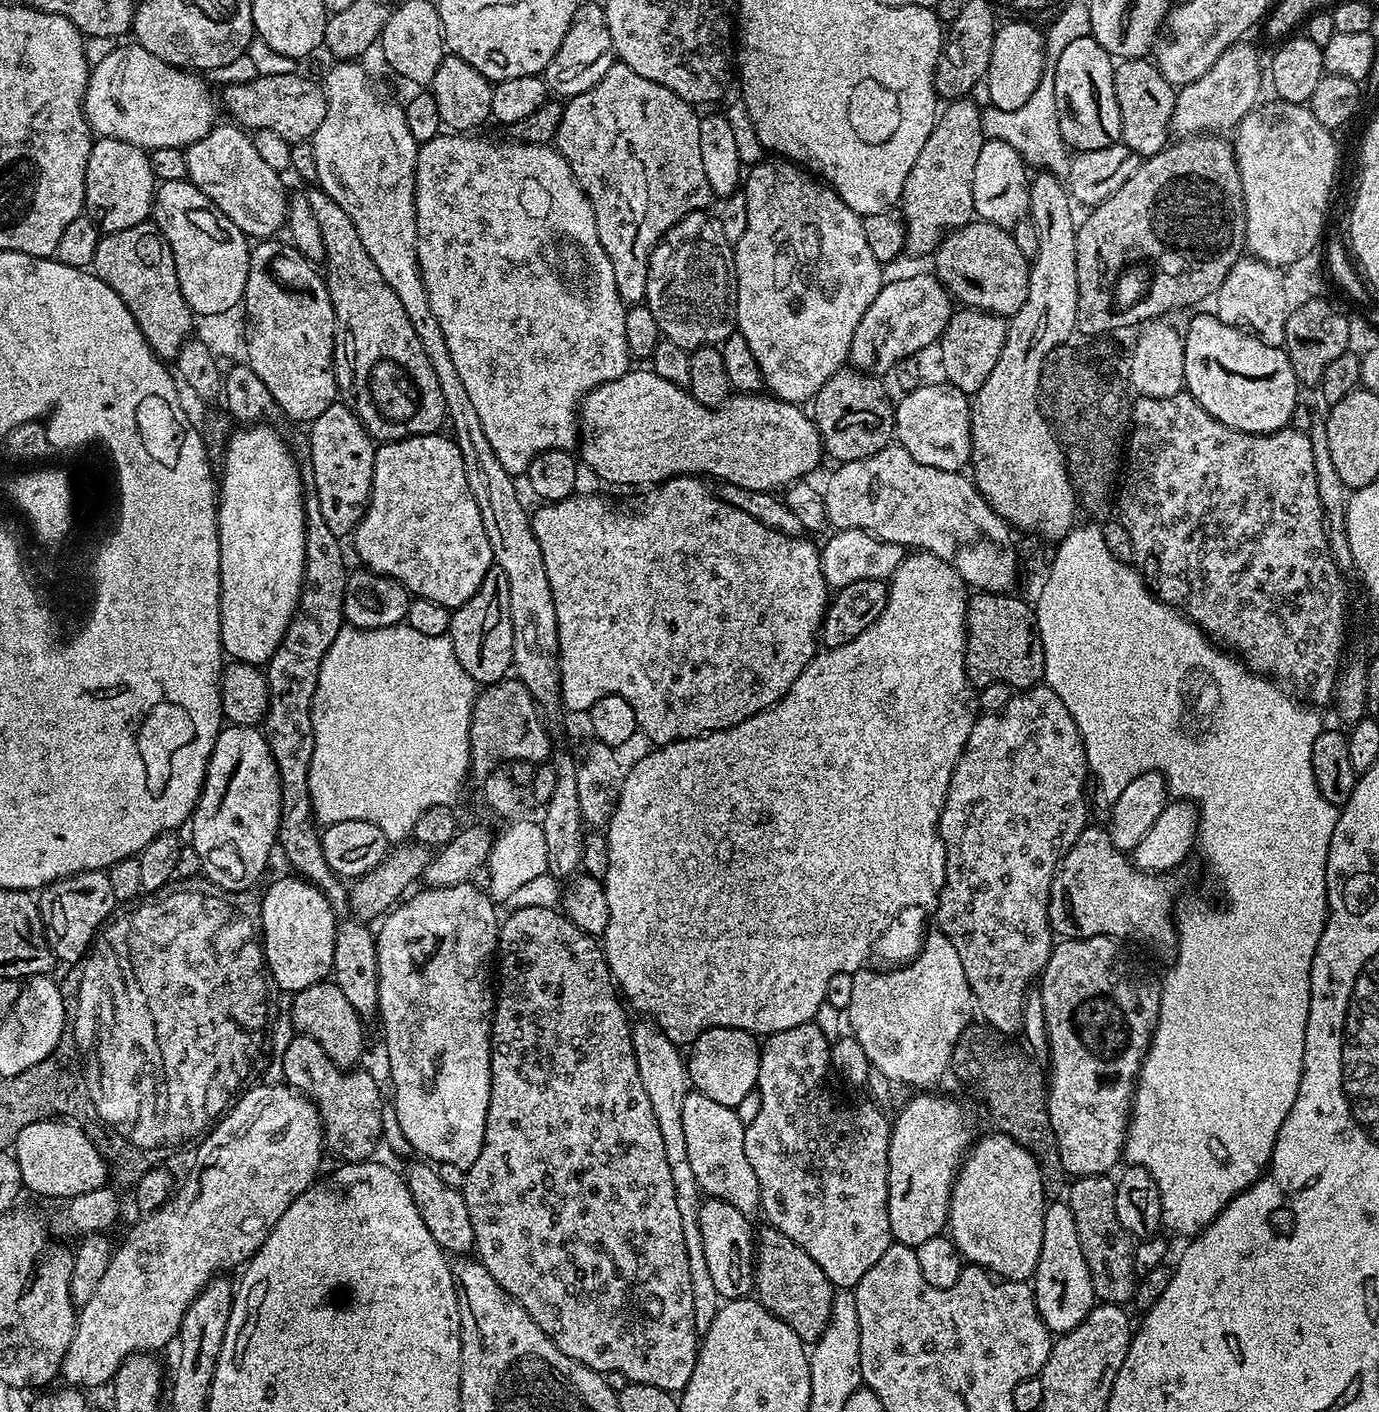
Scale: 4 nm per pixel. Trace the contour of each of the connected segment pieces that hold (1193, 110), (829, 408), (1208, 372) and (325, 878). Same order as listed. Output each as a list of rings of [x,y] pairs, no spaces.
[[[1244,43],[1231,44],[1218,58],[1218,62],[1214,62],[1214,66],[1202,74],[1202,78],[1183,85],[1177,91],[1171,127],[1177,137],[1220,134],[1225,131],[1223,128],[1235,129],[1240,119],[1257,107],[1261,99],[1260,56],[1254,45]]]
[[[845,366],[839,368],[824,383],[822,390],[818,390],[818,394],[812,397],[810,401],[810,419],[816,425],[823,451],[827,455],[829,452],[836,459],[836,462],[870,458],[881,452],[883,448],[889,447],[896,427],[896,413],[893,397],[888,397],[888,392],[884,389],[884,384],[880,380],[883,379],[879,375],[871,372],[859,372],[854,367]]]
[[[1214,314],[1196,316],[1188,324],[1184,338],[1184,387],[1218,422],[1230,426],[1239,432],[1249,432],[1255,436],[1264,436],[1267,432],[1276,432],[1289,427],[1291,414],[1297,406],[1296,388],[1298,381],[1294,366],[1283,347],[1262,342],[1251,332],[1224,324]]]
[[[315,491],[304,493],[304,526],[306,530],[306,558],[304,559],[304,585],[300,591],[300,605],[292,616],[290,626],[274,654],[266,665],[268,678],[268,713],[262,721],[262,731],[266,742],[270,746],[270,754],[278,766],[280,785],[282,786],[282,814],[280,815],[280,834],[278,837],[279,851],[284,851],[286,859],[292,863],[291,871],[299,874],[310,884],[315,884],[324,896],[332,903],[333,912],[340,914],[348,907],[348,894],[341,877],[332,872],[323,857],[321,833],[318,824],[310,815],[310,801],[308,799],[308,774],[310,772],[310,758],[314,754],[314,740],[312,734],[312,703],[314,690],[318,686],[318,670],[322,666],[322,658],[330,648],[330,642],[345,627],[344,591],[350,571],[349,565],[344,565],[344,552],[340,549],[341,537],[334,535],[330,526],[322,519],[322,506],[318,506]]]

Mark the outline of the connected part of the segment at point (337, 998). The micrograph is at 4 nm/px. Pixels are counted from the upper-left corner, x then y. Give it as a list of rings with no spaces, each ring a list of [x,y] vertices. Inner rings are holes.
[[[322,980],[306,990],[295,993],[292,1000],[291,1027],[301,1036],[309,1036],[322,1046],[329,1058],[341,1070],[357,1067],[364,1052],[364,1028],[362,1017],[350,1006],[346,994],[331,980]]]

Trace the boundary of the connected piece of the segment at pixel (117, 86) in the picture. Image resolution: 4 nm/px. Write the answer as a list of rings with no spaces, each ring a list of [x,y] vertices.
[[[129,42],[125,48],[106,53],[97,64],[95,61],[91,65],[84,95],[84,117],[88,119],[88,124],[97,137],[118,138],[145,150],[162,146],[184,148],[207,135],[218,120],[217,101],[216,104],[212,101],[207,82],[196,76],[199,75],[195,71],[173,68],[171,64],[162,62],[162,58],[154,58],[154,54],[150,54],[150,50],[146,50],[141,44]]]

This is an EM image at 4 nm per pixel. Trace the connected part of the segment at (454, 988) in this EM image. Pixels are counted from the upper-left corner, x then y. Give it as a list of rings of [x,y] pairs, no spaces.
[[[469,882],[466,884],[456,884],[453,888],[434,888],[432,887],[432,896],[424,896],[424,904],[436,904],[436,912],[432,912],[432,920],[428,920],[428,924],[424,924],[424,920],[420,920],[420,924],[412,924],[412,920],[408,920],[408,916],[393,916],[391,912],[387,913],[386,919],[379,925],[378,939],[376,941],[376,969],[380,975],[380,993],[378,994],[378,1020],[384,1023],[384,1048],[388,1051],[388,1068],[386,1067],[387,1075],[390,1077],[390,1087],[392,1086],[392,1102],[390,1098],[390,1108],[396,1111],[396,1124],[400,1127],[400,1132],[404,1135],[404,1140],[416,1152],[421,1152],[423,1159],[428,1162],[435,1162],[437,1165],[442,1163],[450,1163],[465,1170],[474,1162],[474,1158],[478,1158],[478,1150],[482,1150],[482,1142],[486,1134],[486,1110],[490,1104],[490,1082],[492,1081],[492,1009],[494,1007],[494,992],[488,988],[488,964],[487,960],[493,959],[494,953],[498,948],[498,916],[496,920],[496,908],[491,896],[483,887],[475,888],[475,883]]]

